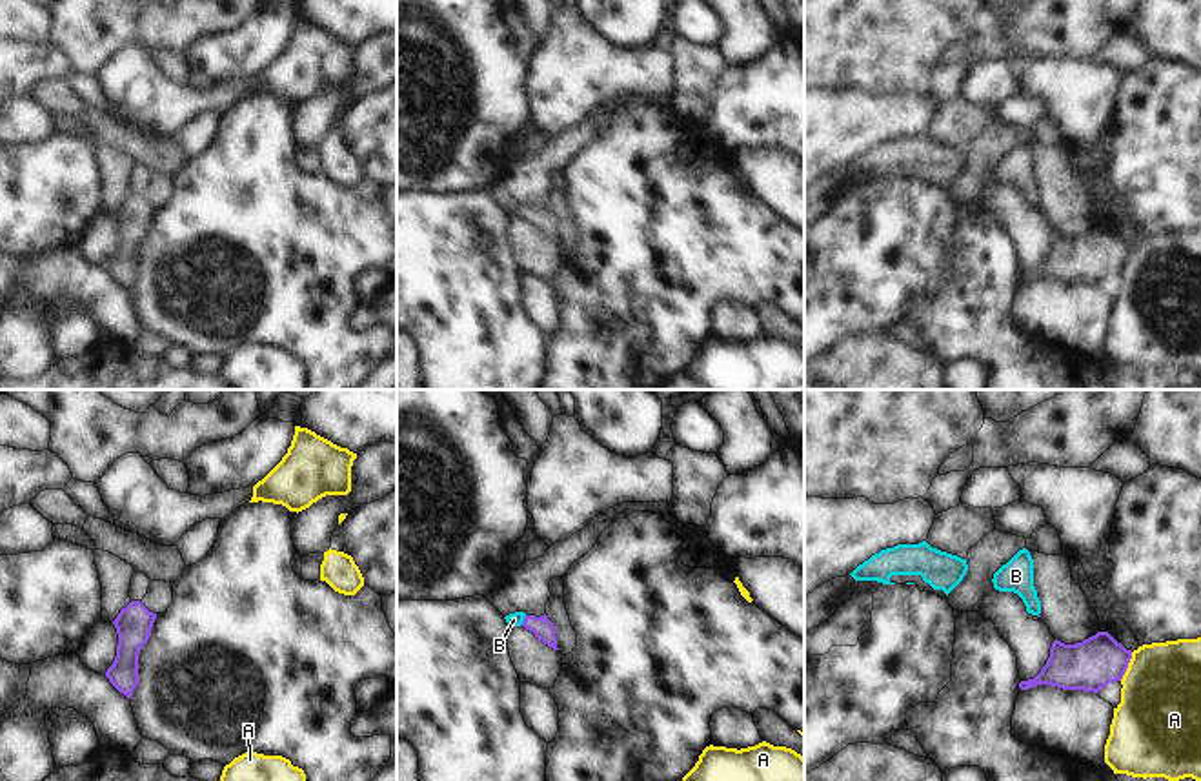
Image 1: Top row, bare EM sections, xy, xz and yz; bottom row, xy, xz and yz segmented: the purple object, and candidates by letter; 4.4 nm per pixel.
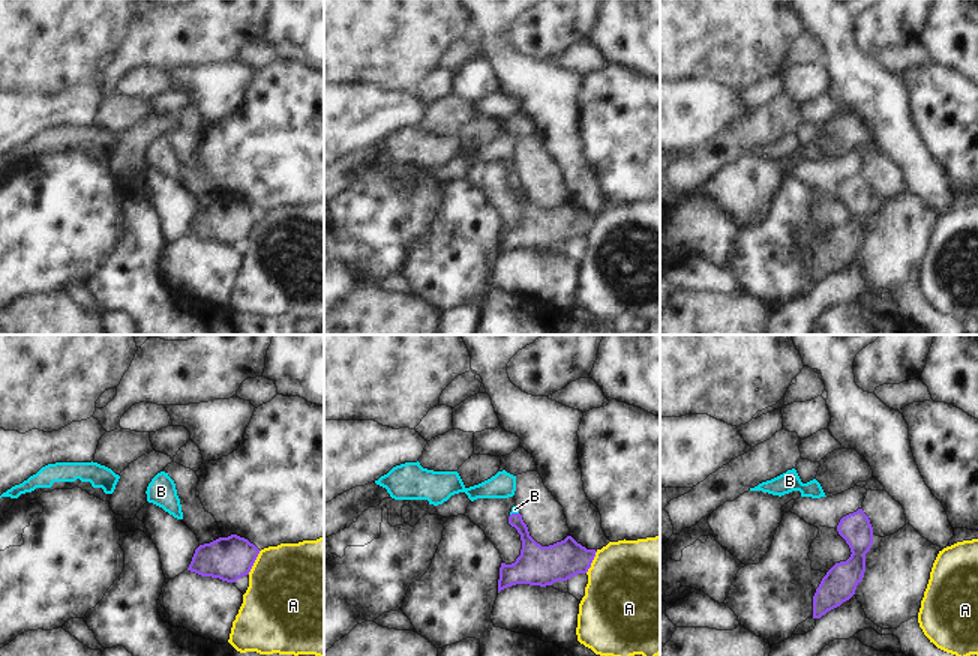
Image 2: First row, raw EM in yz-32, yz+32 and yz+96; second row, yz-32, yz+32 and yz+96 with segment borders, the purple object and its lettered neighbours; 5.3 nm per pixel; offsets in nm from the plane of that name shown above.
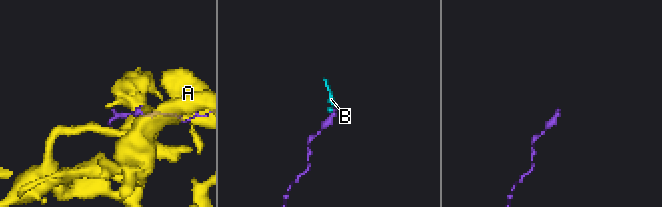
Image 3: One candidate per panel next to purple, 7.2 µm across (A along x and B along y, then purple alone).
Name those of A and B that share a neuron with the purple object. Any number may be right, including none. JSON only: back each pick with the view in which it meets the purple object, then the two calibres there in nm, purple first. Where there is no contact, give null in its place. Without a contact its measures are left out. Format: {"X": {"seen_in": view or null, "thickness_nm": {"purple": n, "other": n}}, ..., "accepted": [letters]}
{"B": {"seen_in": "xz", "thickness_nm": {"purple": 90, "other": 60}}, "accepted": ["B"]}

